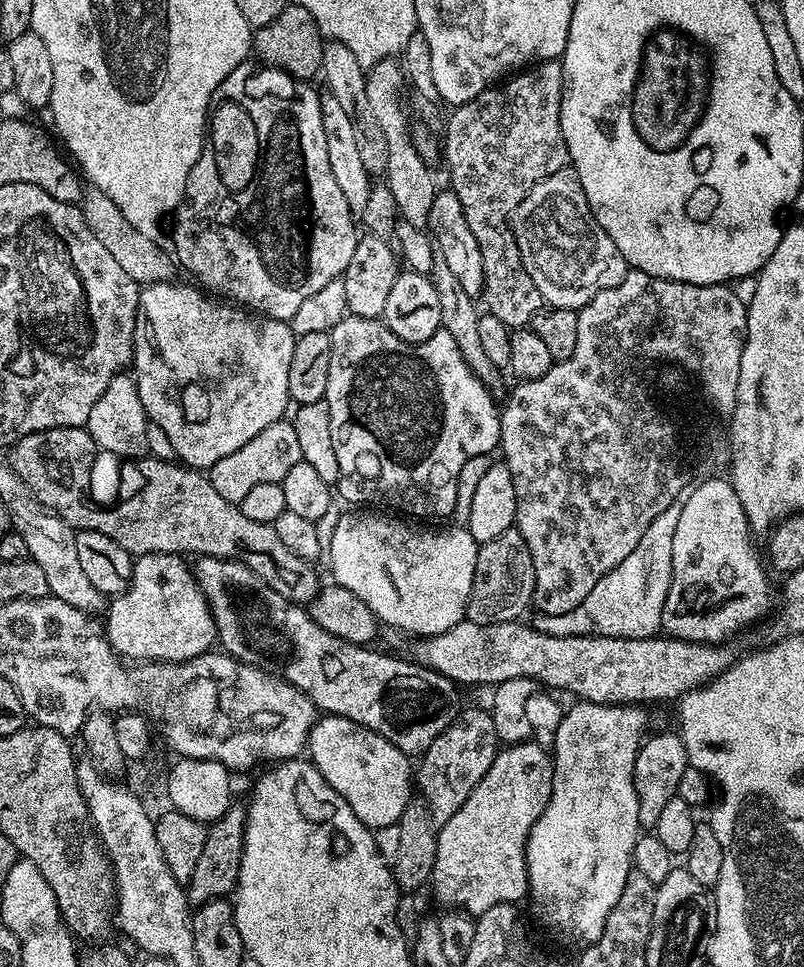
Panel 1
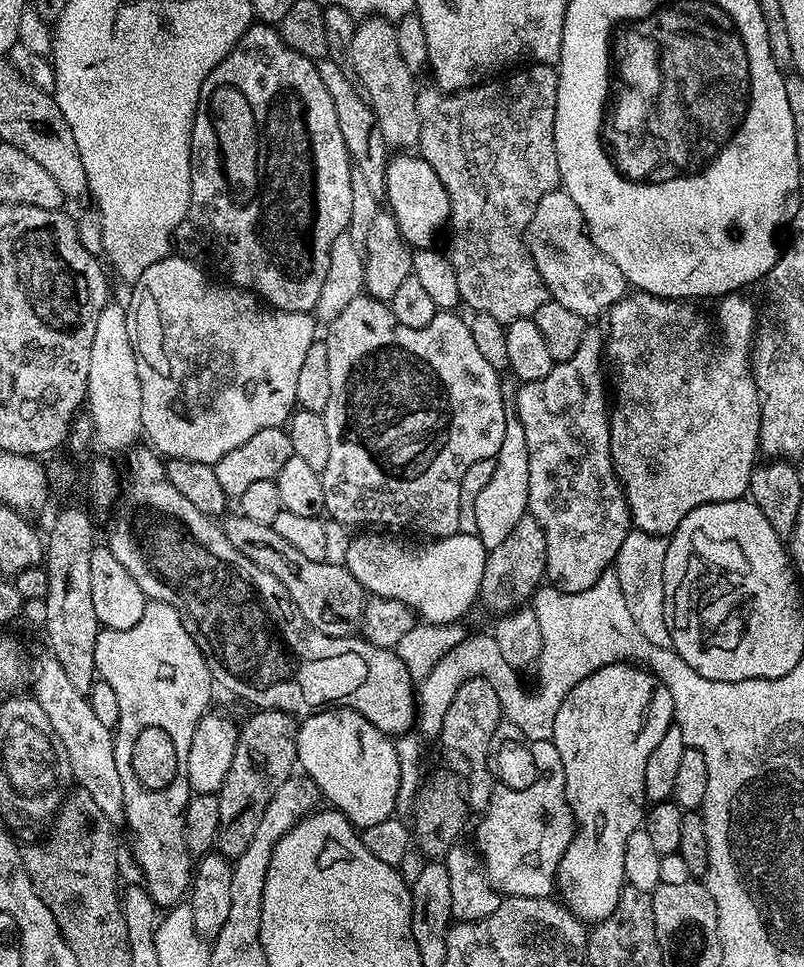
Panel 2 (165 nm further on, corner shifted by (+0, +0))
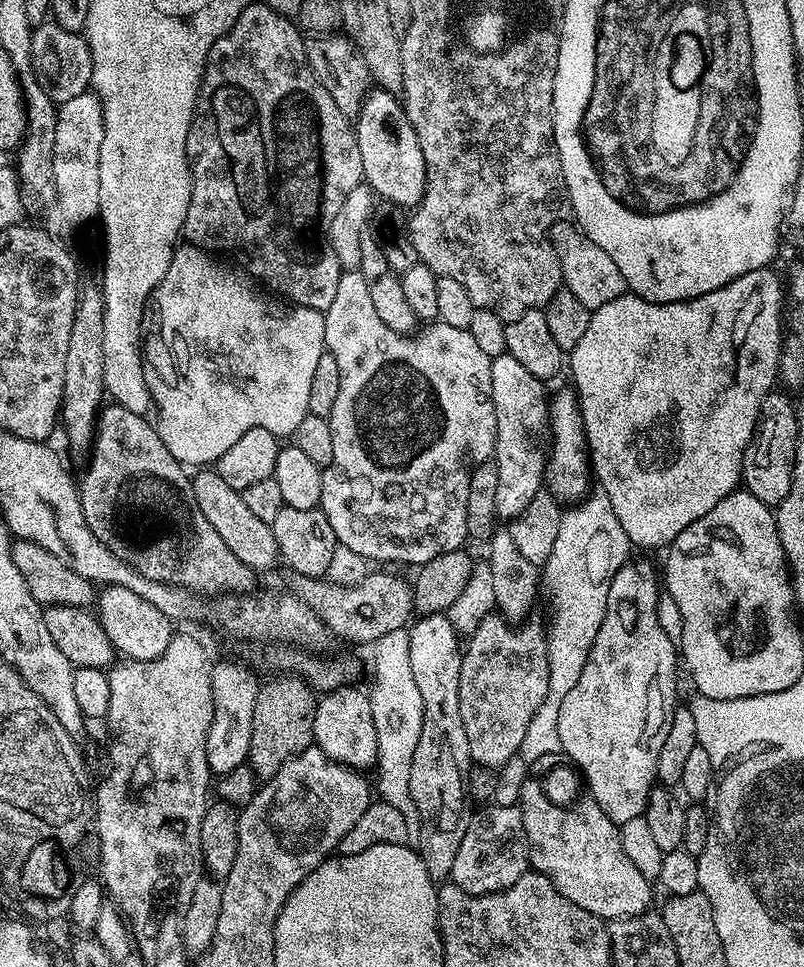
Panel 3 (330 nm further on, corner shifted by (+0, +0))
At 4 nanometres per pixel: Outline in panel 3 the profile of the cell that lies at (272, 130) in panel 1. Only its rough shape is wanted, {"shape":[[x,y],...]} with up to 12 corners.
{"shape":[[253,2],[210,46],[182,236],[334,302],[353,121]]}

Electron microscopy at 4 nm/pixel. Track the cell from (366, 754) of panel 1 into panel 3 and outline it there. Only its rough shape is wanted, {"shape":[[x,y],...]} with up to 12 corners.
{"shape":[[345,686],[316,701],[314,744],[337,764],[375,765],[370,695]]}

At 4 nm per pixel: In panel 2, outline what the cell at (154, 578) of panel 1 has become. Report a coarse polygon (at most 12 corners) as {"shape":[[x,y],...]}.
{"shape":[[180,611],[101,627],[131,859],[185,899],[186,754],[212,672]]}

